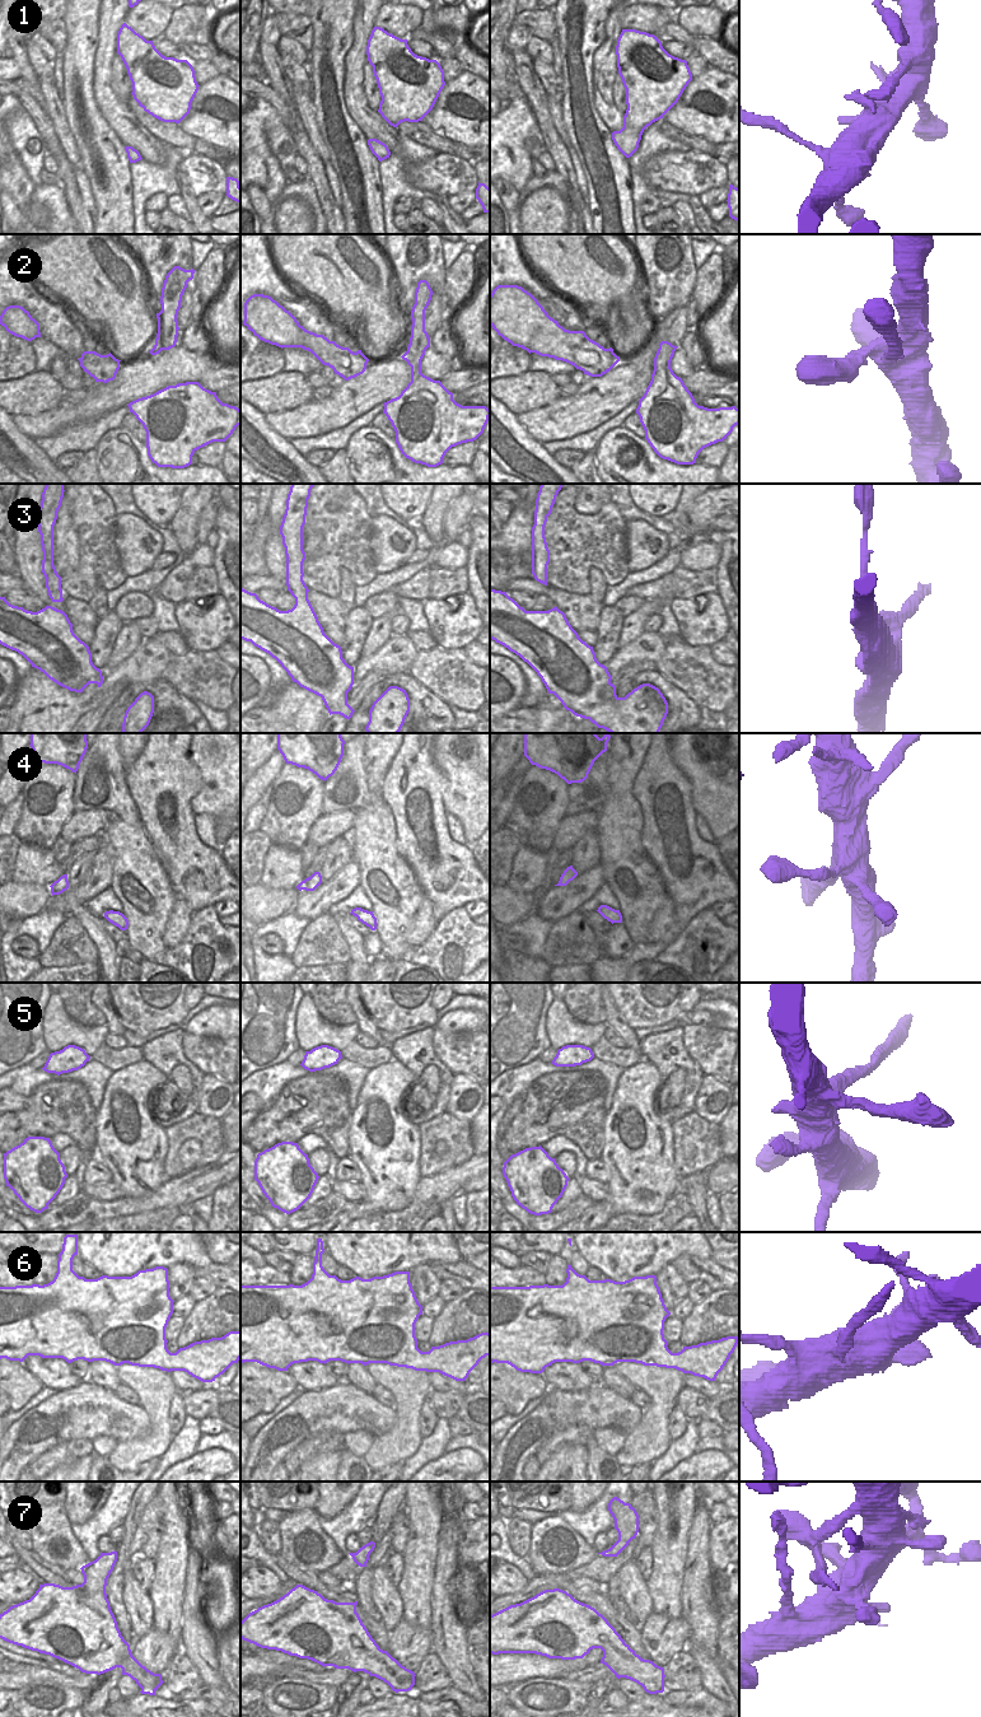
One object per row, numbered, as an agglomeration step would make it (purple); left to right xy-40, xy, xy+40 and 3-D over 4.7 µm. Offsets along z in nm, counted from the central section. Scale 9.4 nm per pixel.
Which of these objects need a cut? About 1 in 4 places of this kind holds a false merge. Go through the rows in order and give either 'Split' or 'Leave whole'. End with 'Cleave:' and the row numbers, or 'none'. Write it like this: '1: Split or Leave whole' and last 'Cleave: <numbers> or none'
1: Leave whole
2: Leave whole
3: Leave whole
4: Leave whole
5: Split
6: Leave whole
7: Leave whole
Cleave: 5

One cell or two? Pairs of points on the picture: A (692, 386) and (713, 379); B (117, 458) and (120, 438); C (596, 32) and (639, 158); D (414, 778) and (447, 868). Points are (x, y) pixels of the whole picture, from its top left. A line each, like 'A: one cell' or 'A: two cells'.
A: one cell
B: one cell
C: two cells
D: one cell

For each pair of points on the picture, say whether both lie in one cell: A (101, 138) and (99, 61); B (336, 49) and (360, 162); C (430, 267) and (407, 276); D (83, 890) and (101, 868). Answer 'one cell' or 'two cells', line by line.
A: two cells
B: one cell
C: one cell
D: one cell

